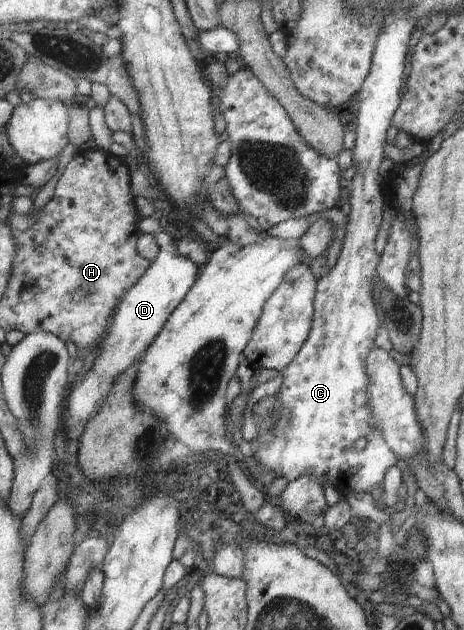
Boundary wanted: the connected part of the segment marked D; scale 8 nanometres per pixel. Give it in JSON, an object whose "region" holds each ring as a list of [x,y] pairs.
{"region":[[[156,232],[152,234],[158,245],[160,246],[160,253],[158,259],[152,262],[146,274],[140,278],[140,281],[130,289],[129,293],[120,302],[118,314],[115,315],[114,325],[111,327],[106,340],[102,343],[102,353],[96,359],[92,367],[86,372],[79,372],[76,375],[75,382],[71,392],[67,395],[66,411],[64,411],[64,429],[68,433],[68,437],[74,433],[74,429],[80,424],[85,424],[96,417],[96,414],[101,410],[105,399],[111,394],[117,379],[136,361],[146,353],[146,350],[155,342],[158,334],[163,330],[168,318],[171,317],[173,311],[184,301],[188,292],[195,286],[198,276],[198,264],[192,263],[186,256],[178,255],[178,247],[176,246],[177,240],[172,239],[168,233]]]}

